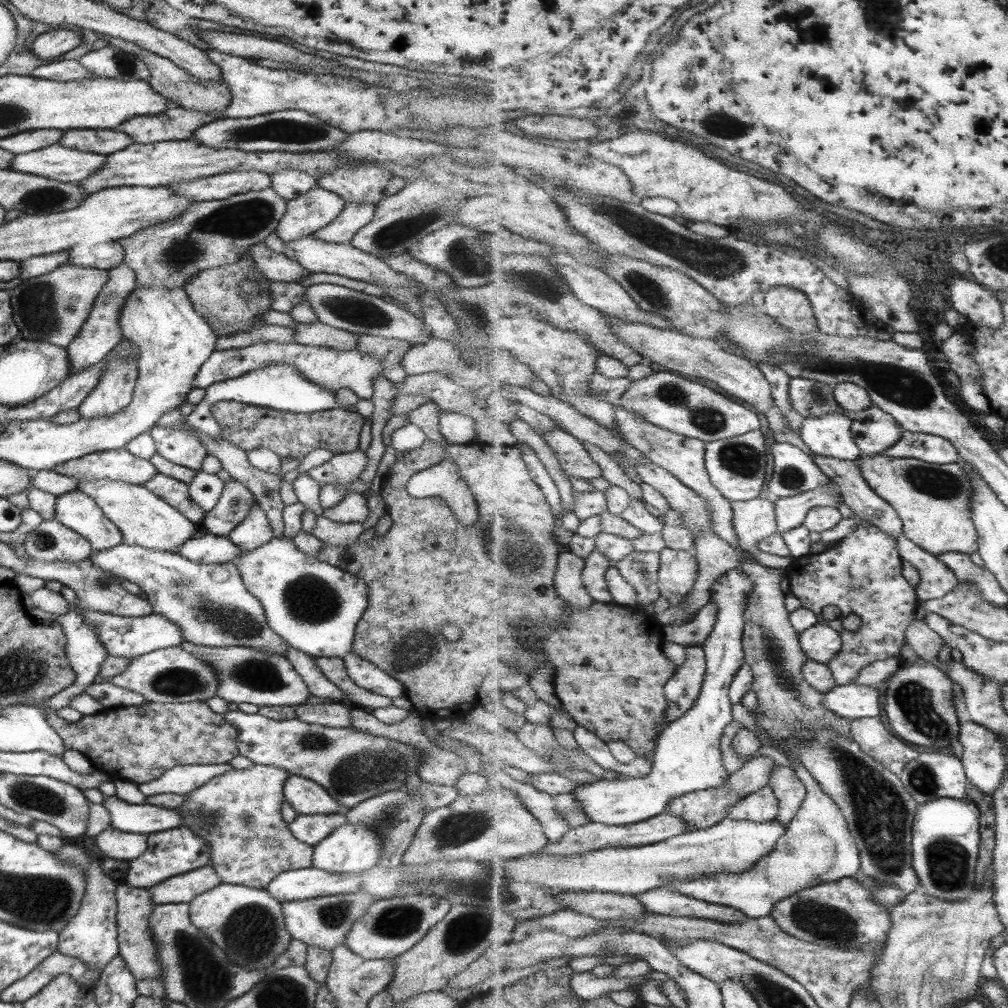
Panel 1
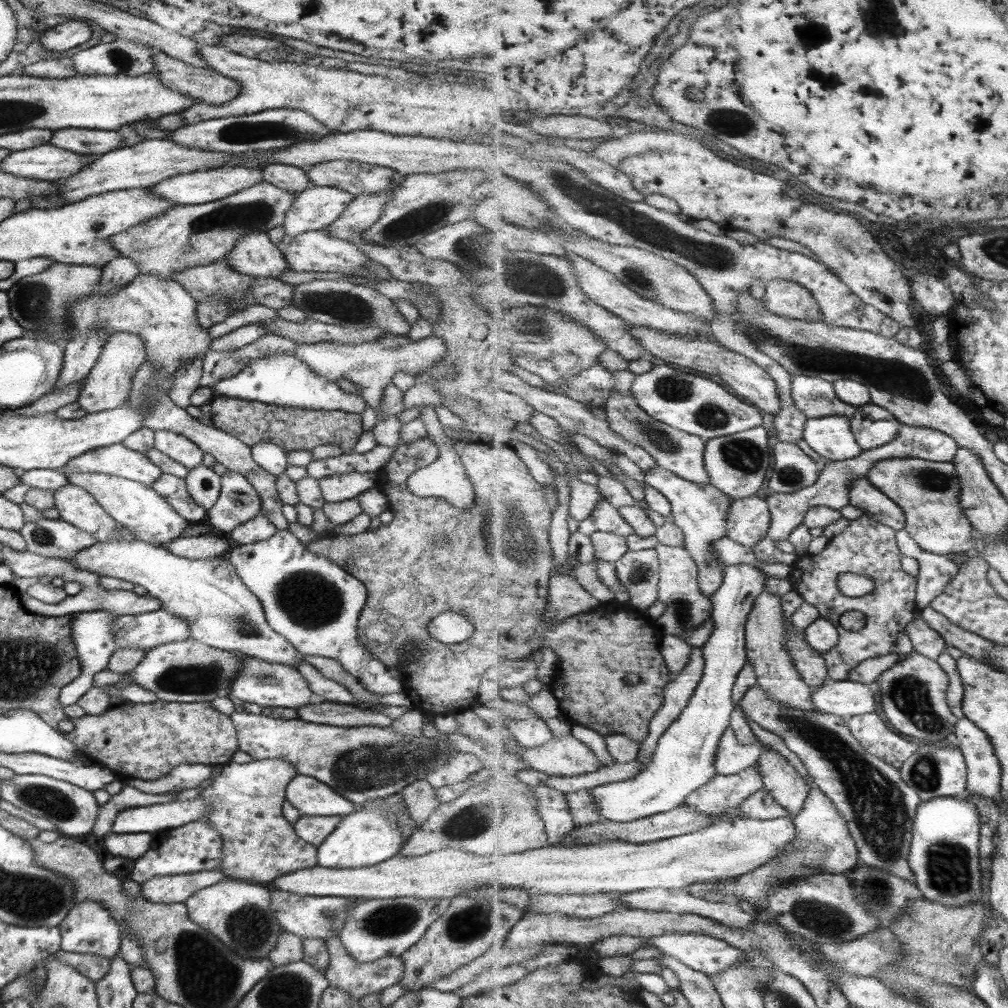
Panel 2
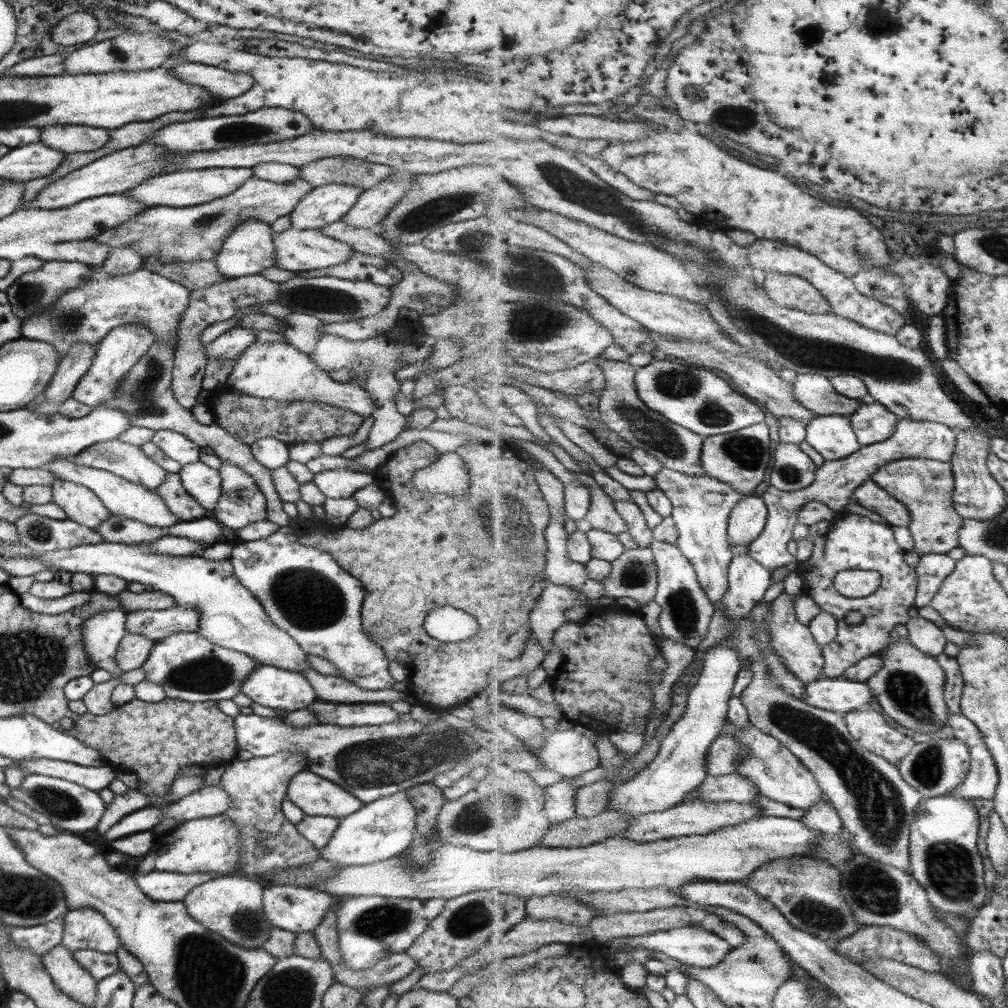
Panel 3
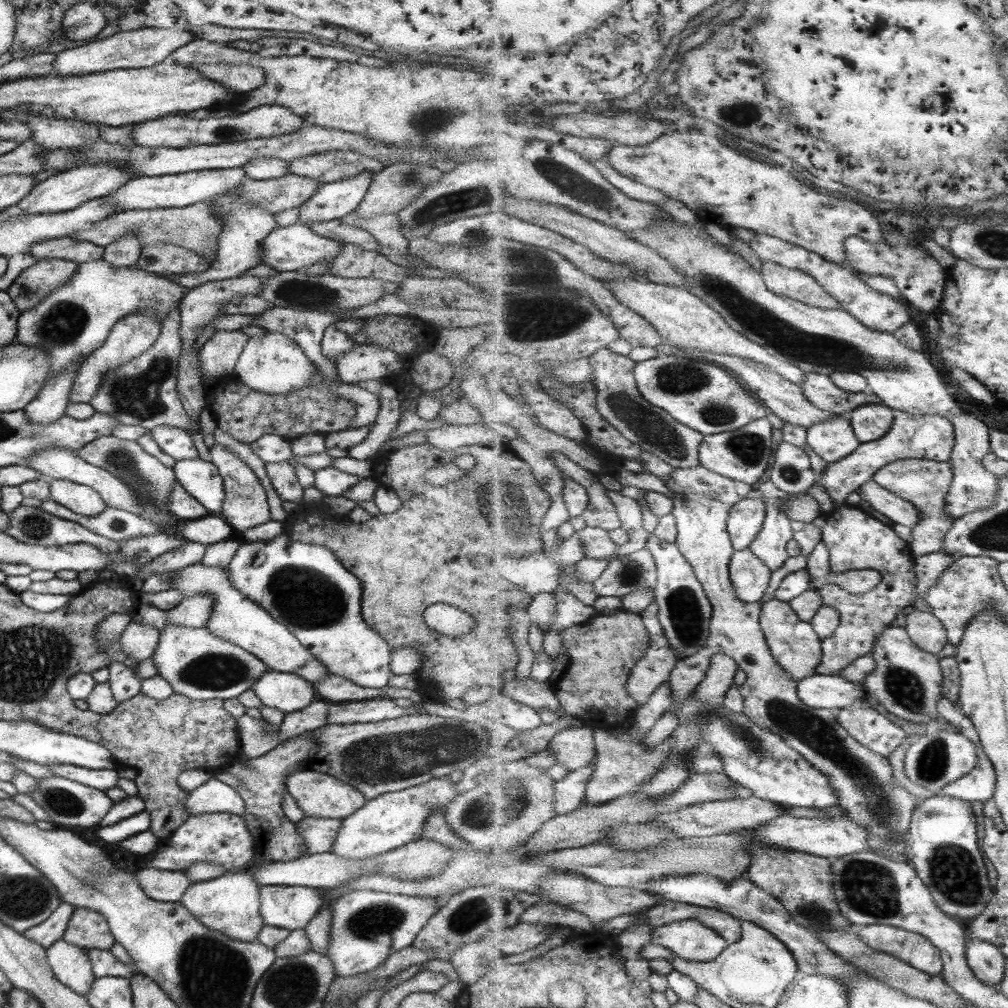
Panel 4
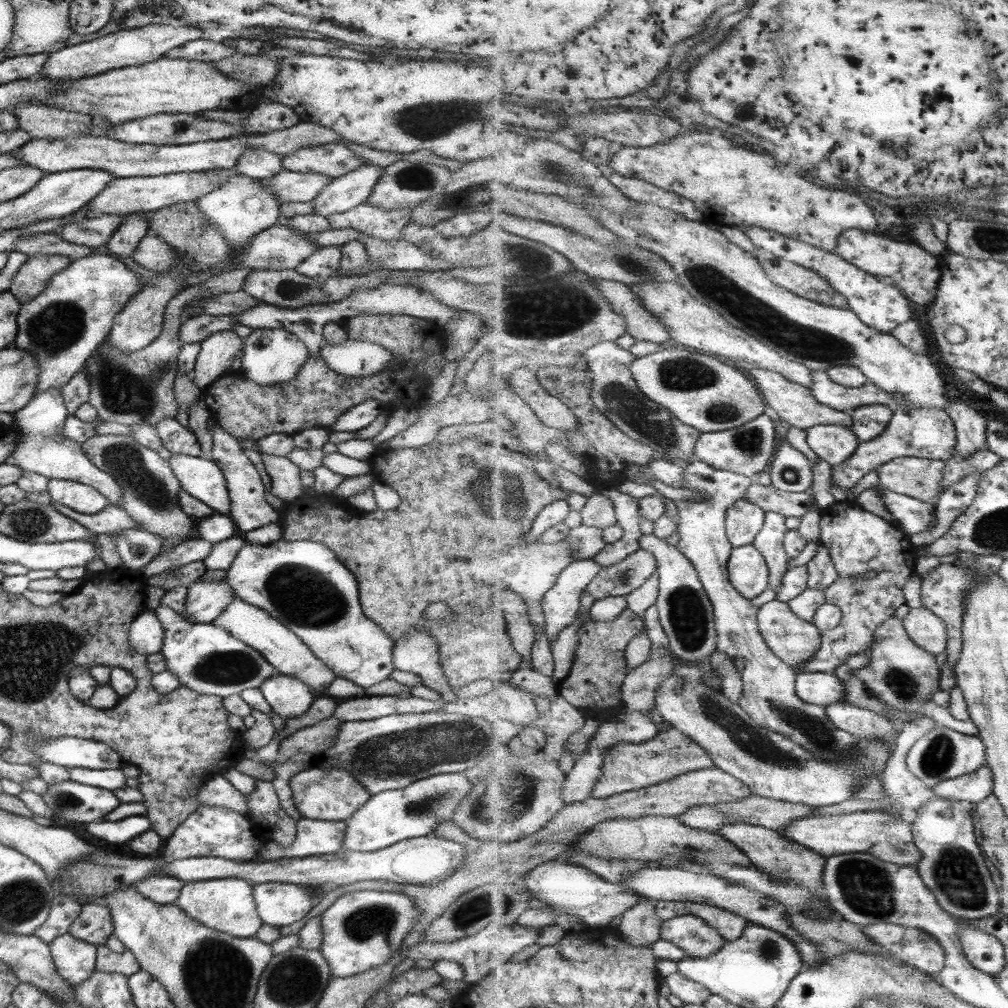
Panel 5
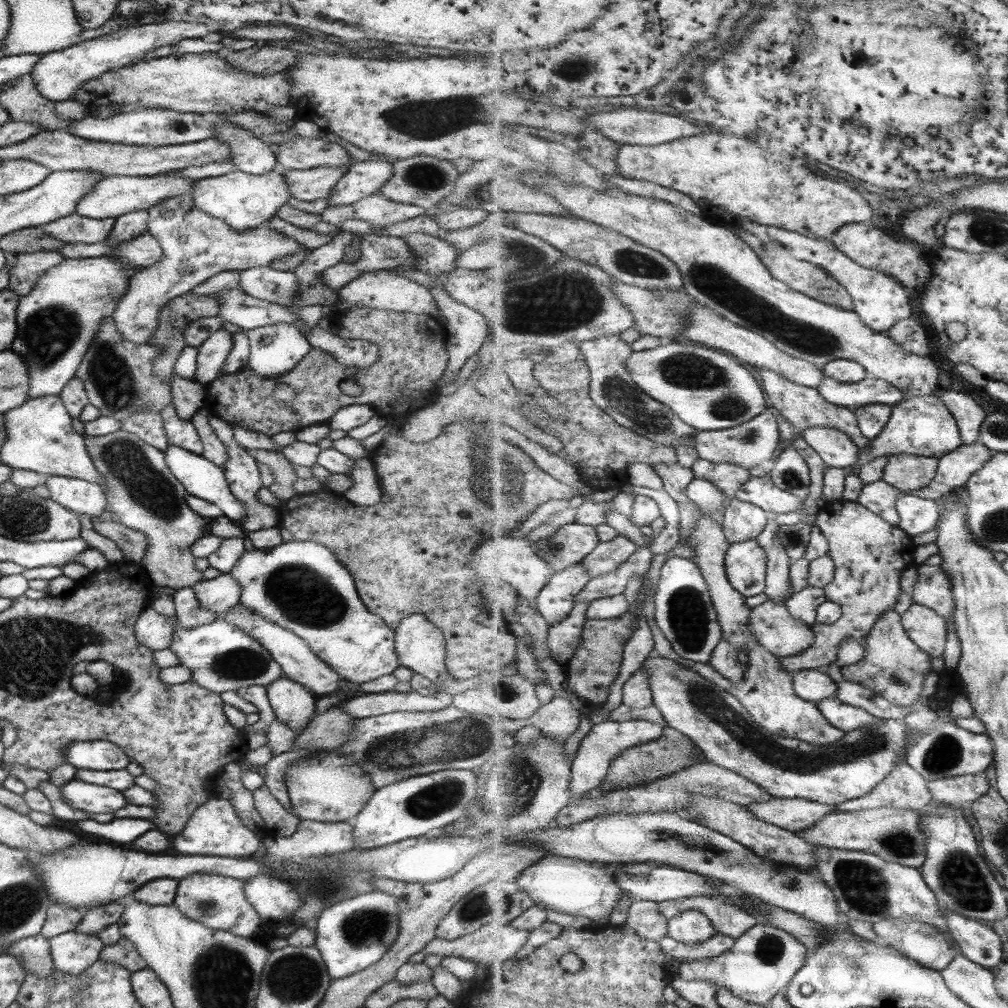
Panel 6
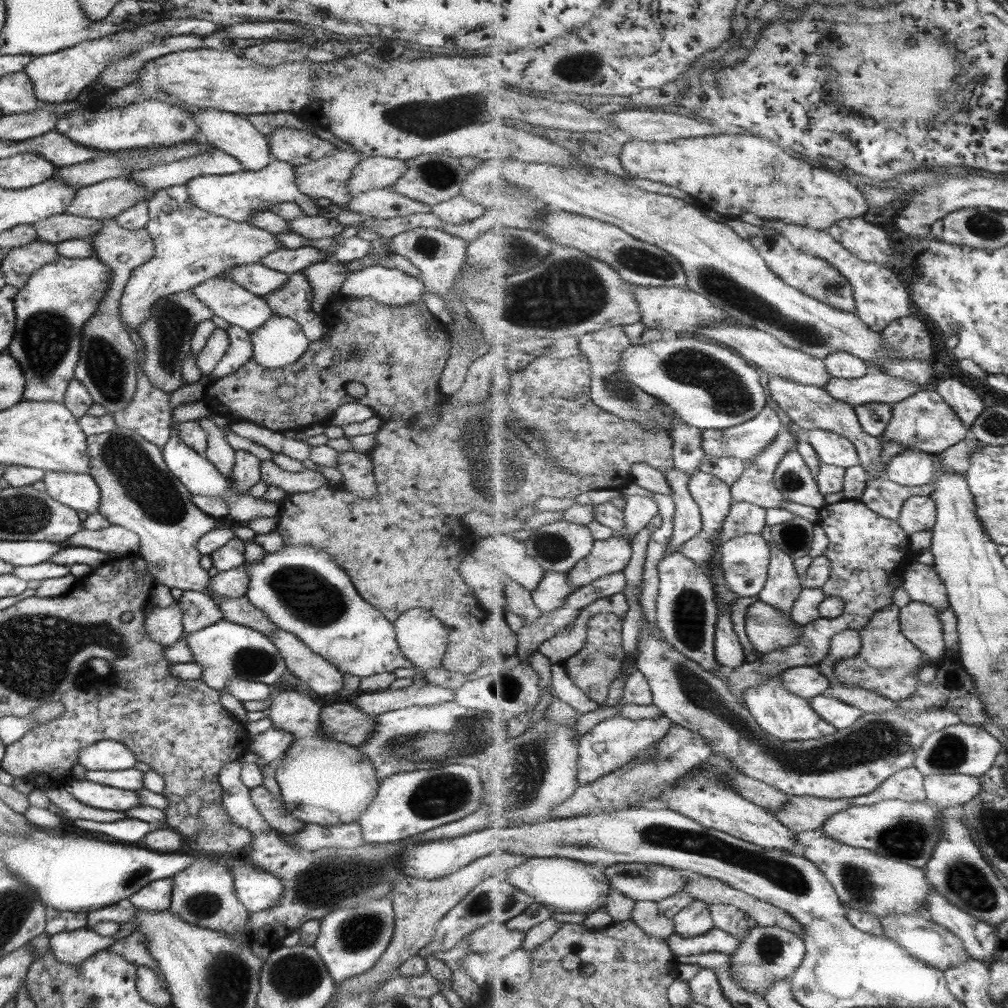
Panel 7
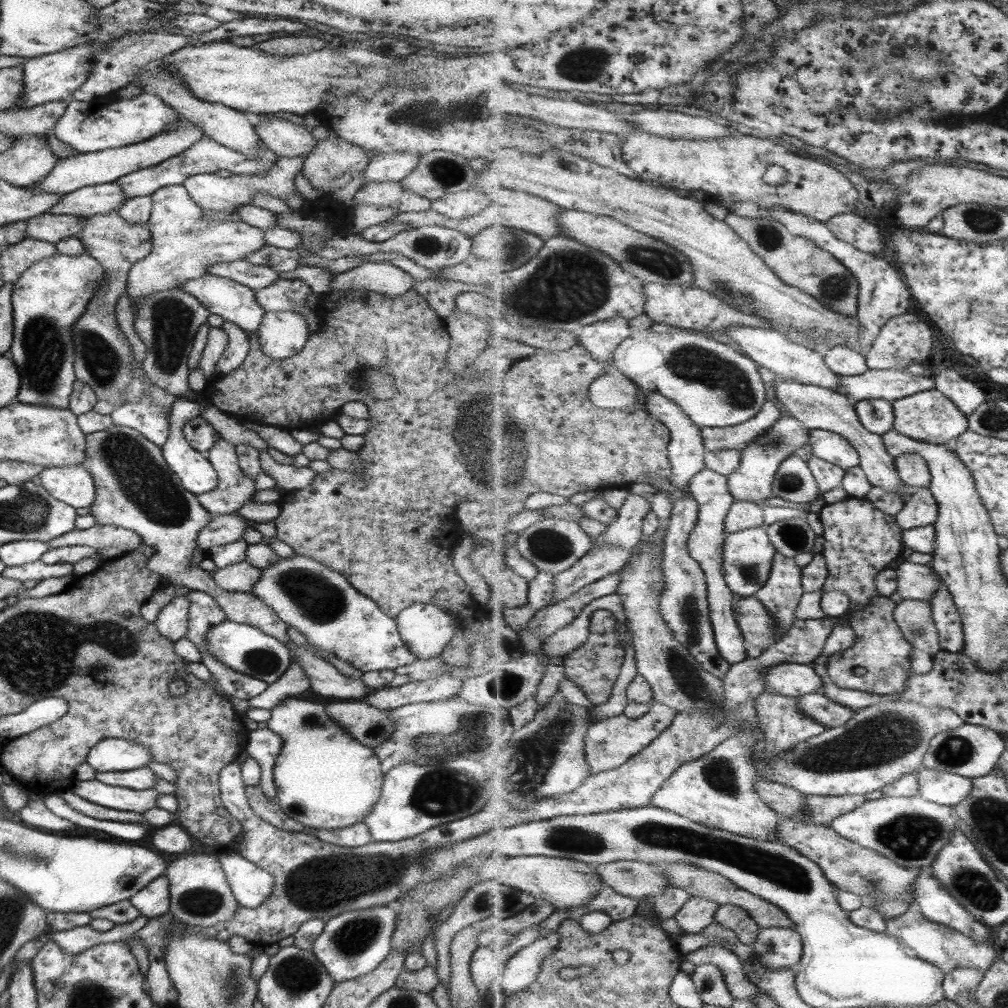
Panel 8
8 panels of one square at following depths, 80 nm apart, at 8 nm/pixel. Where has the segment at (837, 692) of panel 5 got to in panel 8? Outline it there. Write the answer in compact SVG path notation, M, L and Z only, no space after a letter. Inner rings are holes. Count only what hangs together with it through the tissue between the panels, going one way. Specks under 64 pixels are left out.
M782 662L770 666L766 672L767 691L783 696L800 698L806 694L821 692L822 678L812 665Z

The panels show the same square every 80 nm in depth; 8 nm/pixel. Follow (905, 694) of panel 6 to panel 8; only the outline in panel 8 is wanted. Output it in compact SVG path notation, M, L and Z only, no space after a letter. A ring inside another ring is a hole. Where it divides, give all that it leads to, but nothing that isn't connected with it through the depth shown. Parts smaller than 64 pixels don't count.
M876 594L864 610L854 612L850 626L855 632L853 646L833 653L827 665L830 677L841 688L867 691L890 698L906 689L911 671L912 644L902 633L895 620L894 610L898 604L888 596Z

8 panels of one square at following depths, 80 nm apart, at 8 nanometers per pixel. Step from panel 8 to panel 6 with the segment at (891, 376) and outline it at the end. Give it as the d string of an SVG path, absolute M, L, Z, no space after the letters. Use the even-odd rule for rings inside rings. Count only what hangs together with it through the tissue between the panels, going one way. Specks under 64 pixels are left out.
M872 376L857 383L843 383L825 377L818 389L829 402L854 409L870 404L896 405L905 400L907 394L891 383Z

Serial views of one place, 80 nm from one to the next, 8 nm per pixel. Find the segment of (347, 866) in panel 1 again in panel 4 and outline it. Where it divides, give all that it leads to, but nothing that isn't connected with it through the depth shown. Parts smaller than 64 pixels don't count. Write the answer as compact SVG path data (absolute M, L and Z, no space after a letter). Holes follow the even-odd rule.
M433 778L417 786L404 790L381 794L363 804L354 814L342 820L335 835L335 843L329 852L340 858L363 860L379 857L389 851L420 839L421 826L425 818L435 810L445 810L445 806L457 796L455 783L447 778Z

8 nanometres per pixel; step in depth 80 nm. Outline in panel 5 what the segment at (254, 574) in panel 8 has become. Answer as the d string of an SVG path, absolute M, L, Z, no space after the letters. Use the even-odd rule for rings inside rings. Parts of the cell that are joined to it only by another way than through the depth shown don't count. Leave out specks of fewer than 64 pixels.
M225 578L220 581L194 582L186 588L182 618L195 624L209 624L226 608L232 596Z

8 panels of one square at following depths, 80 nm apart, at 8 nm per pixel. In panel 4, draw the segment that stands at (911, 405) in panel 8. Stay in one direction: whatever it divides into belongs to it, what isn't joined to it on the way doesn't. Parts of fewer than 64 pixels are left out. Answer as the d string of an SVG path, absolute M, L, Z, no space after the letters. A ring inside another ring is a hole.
M901 410L896 413L895 422L885 436L876 441L863 442L850 457L827 464L820 483L833 500L833 508L839 508L848 504L850 494L858 491L887 464L907 458L951 462L955 444L954 423L949 417L941 414L909 414Z

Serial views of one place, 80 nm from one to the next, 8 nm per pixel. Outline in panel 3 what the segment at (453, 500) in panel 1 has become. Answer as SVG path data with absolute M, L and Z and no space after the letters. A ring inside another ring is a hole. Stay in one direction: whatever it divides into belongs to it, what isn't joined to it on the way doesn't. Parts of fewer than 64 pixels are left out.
M453 452L440 454L429 466L417 469L411 477L415 490L461 496L468 489L470 480L466 465Z

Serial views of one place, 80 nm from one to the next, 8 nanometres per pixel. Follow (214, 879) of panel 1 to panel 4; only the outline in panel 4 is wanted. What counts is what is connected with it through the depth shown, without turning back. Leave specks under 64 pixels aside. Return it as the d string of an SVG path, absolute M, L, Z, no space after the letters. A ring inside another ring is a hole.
M143 867L133 877L144 895L157 902L179 902L185 889L192 883L185 873Z

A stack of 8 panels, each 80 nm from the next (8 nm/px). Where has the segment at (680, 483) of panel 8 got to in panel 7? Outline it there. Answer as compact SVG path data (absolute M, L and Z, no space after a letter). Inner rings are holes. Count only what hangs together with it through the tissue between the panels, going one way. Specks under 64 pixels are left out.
M676 414L674 428L670 431L674 439L674 463L677 469L689 476L700 470L702 460L706 458L702 432L701 428L687 424Z

